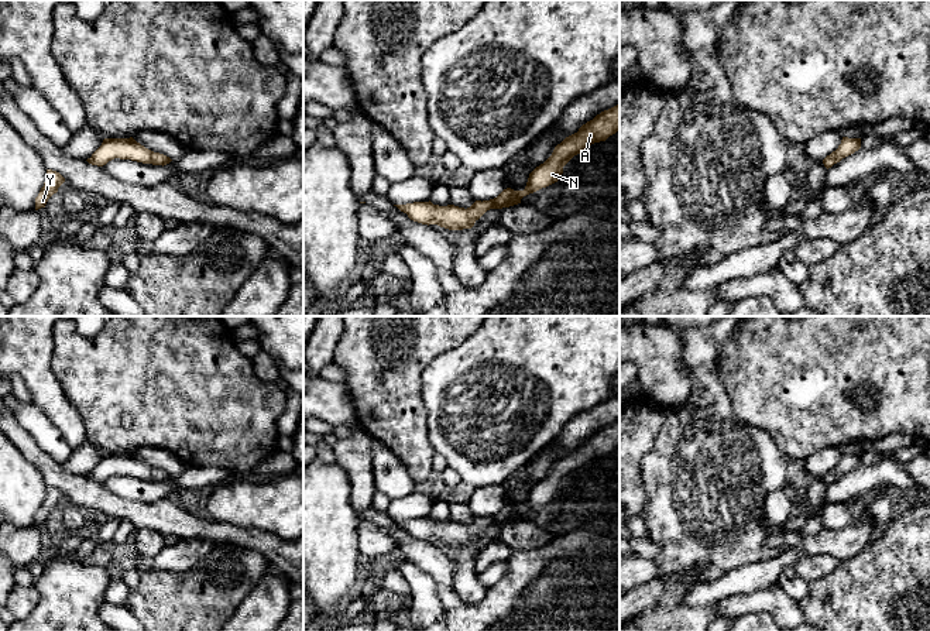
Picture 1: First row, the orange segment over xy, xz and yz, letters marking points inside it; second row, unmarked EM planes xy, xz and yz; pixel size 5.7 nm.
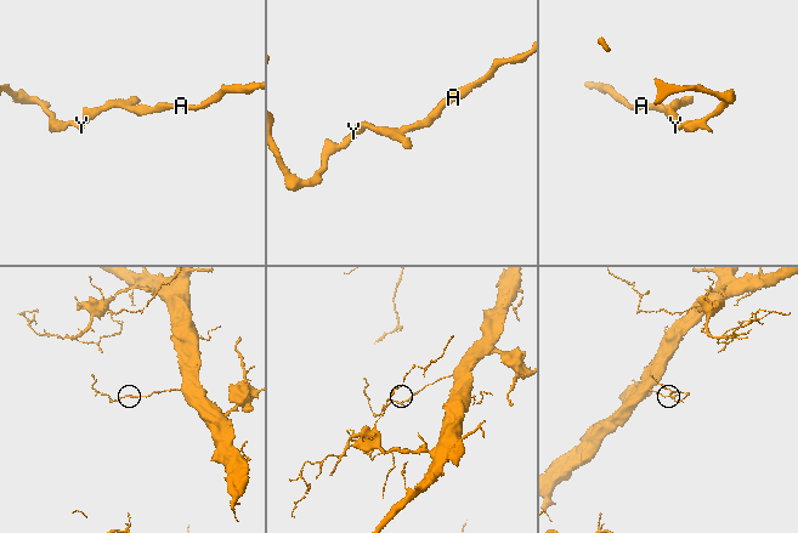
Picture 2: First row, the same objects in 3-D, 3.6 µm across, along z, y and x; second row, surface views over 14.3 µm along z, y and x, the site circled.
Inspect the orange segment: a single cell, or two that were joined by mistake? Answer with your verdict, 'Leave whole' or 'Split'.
Leave whole

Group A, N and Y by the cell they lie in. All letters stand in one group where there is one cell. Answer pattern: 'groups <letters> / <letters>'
groups A N Y

